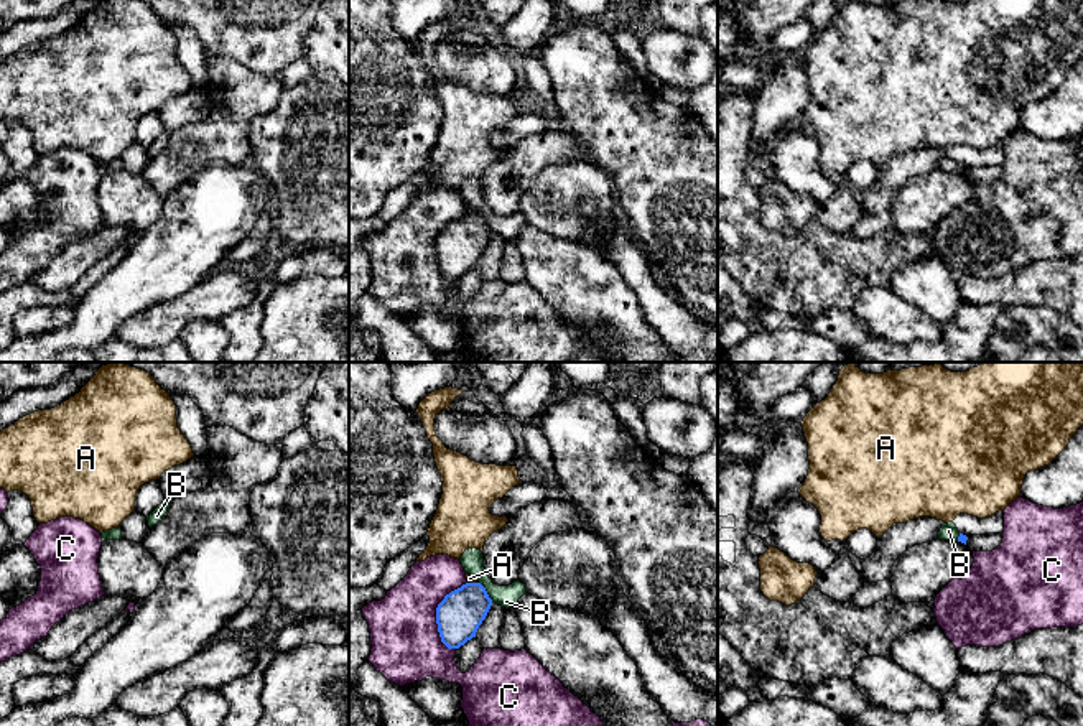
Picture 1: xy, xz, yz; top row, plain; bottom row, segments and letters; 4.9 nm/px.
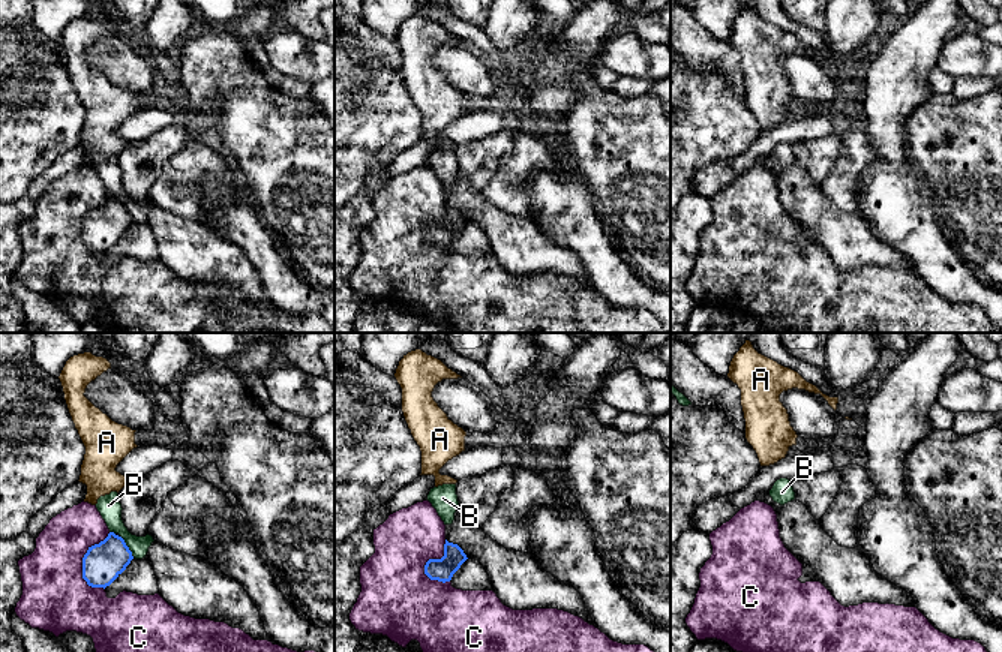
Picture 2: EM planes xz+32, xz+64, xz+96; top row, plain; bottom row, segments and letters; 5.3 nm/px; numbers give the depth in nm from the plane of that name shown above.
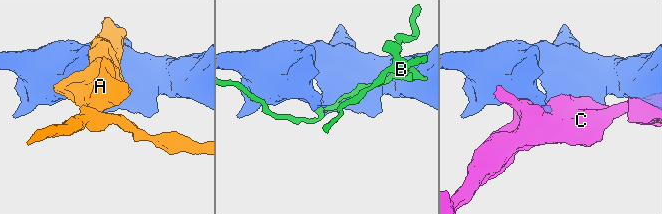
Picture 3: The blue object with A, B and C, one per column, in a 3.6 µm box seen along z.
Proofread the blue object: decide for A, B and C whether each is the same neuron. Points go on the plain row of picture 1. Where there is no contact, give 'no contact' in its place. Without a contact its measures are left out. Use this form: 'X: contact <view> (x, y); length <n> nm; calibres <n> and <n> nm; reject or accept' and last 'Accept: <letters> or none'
A: contact xz (473, 214); length 60 nm; calibres 220 and 40 nm; reject
B: contact xz (486, 223); length 120 nm; calibres 220 and 110 nm; reject
C: contact xz (436, 244); length 340 nm; calibres 220 and 340 nm; reject
Accept: none

